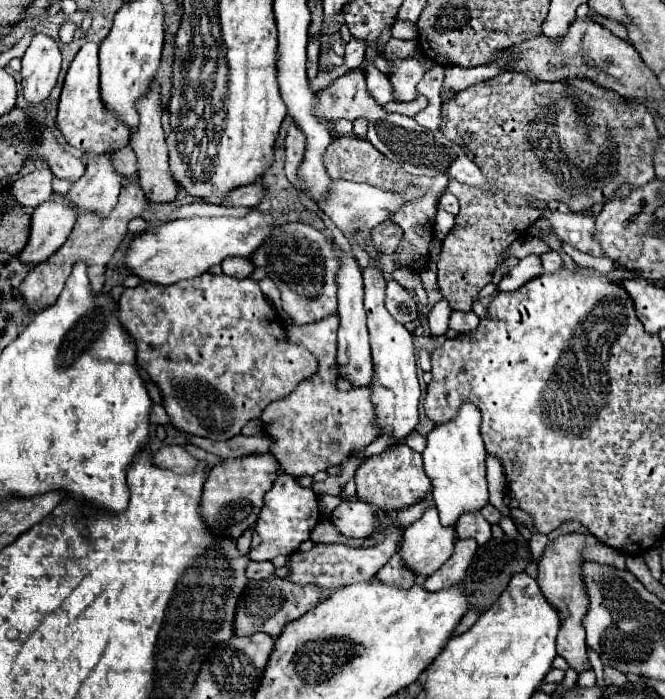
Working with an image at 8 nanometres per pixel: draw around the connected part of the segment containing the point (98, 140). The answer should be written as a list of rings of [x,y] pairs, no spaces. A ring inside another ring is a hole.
[[[85,42],[83,48],[77,52],[65,76],[57,112],[57,128],[63,132],[69,144],[83,152],[105,152],[109,148],[121,150],[129,144],[129,128],[123,122],[119,122],[117,116],[111,110],[107,110],[107,106],[101,100],[97,48],[97,42]]]

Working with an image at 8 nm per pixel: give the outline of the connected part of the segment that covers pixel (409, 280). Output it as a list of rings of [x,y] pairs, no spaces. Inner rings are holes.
[[[399,268],[395,269],[392,273],[392,278],[399,282],[403,287],[407,289],[413,289],[416,292],[418,301],[426,306],[428,304],[428,298],[426,291],[423,288],[420,276],[418,273],[408,269]]]

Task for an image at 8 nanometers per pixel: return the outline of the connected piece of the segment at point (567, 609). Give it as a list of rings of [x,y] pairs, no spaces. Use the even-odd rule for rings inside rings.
[[[571,532],[571,534],[561,534],[553,542],[547,544],[543,556],[539,558],[539,574],[537,582],[541,586],[543,596],[555,604],[563,618],[563,626],[557,634],[557,654],[563,656],[571,668],[577,672],[589,668],[587,660],[587,644],[585,644],[585,628],[583,628],[583,618],[589,608],[589,596],[587,588],[583,582],[583,550],[585,550],[585,536],[581,532]]]

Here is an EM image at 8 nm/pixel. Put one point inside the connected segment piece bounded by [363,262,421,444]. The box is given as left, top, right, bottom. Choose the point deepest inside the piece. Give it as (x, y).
(396, 392)

